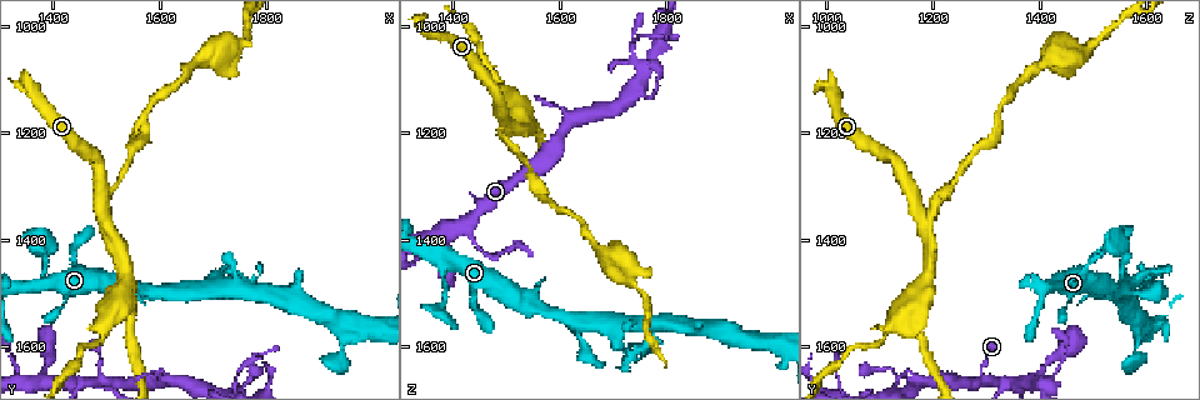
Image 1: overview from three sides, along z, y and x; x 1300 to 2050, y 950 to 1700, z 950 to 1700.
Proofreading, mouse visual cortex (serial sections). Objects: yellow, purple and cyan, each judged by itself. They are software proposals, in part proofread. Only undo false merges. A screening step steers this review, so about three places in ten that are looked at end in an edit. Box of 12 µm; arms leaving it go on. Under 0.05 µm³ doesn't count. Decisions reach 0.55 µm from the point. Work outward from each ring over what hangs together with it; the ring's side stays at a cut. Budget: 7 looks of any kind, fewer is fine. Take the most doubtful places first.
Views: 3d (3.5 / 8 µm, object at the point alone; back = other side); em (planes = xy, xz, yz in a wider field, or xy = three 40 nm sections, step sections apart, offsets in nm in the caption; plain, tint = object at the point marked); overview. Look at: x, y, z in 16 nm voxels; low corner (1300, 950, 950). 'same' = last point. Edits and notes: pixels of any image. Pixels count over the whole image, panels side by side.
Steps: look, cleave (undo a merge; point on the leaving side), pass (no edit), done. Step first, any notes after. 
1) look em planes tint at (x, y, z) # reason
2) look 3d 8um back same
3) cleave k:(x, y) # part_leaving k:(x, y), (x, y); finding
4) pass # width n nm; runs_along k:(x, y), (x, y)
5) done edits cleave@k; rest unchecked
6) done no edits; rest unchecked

look 3d 3.5um at (1495, 1365, 1185) # three arms meet

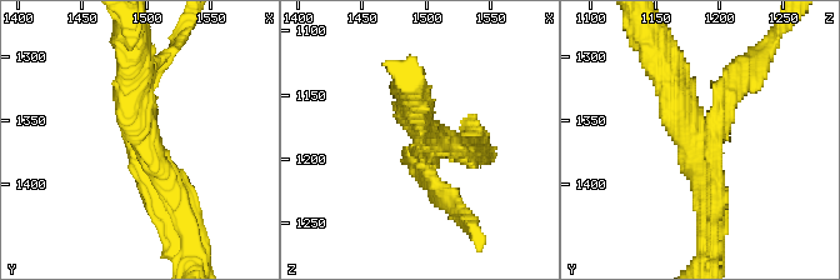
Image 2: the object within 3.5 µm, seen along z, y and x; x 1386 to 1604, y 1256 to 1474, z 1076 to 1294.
look em xy step 5 tint at (1496, 1362, 1182) # arms 3; arm_widths 200, 350, 400 nm; shape alone is not enough

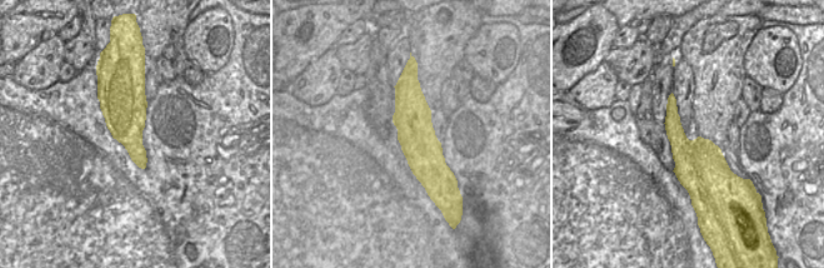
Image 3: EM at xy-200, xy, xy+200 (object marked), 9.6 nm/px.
cleave 2:(736, 90) # two cells meet here

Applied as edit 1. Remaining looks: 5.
look 3d 3.5um at (1730, 1455, 1615) # abrupt turn

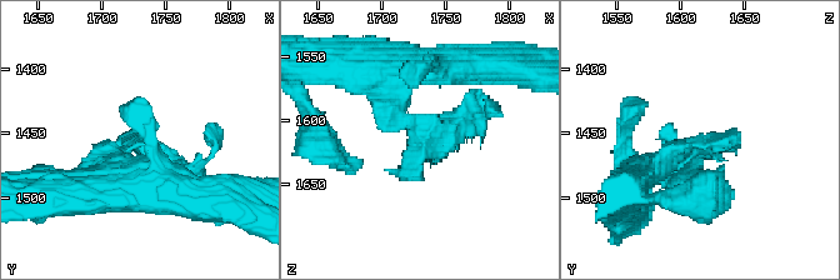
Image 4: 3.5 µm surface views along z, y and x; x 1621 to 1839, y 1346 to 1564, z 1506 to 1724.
look em xy step 5 tint at (1728, 1460, 1614) # now the EM

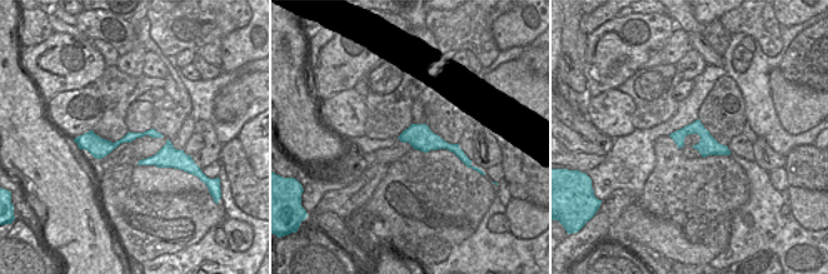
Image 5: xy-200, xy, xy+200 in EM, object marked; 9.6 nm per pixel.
look em xy step 2 tint same

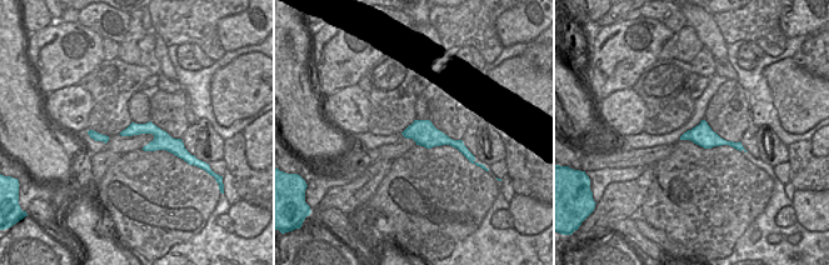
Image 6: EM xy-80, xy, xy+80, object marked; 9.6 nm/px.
cleave 4:(449, 125) # part_leaving 4:(409, 129), (496, 109); two cells meet here

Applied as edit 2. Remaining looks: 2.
done edits cleave@2, cleave@4; rest unchecked

